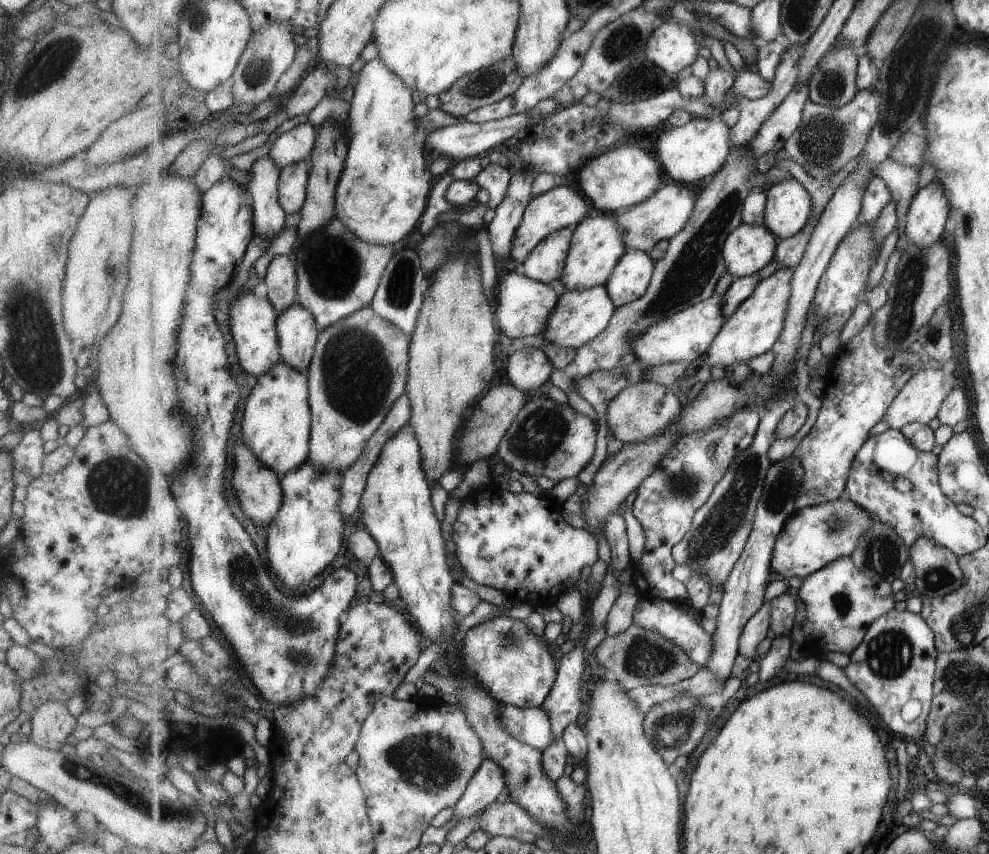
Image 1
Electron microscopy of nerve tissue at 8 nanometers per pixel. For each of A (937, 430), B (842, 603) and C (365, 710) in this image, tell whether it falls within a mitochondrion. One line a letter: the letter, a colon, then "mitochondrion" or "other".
A: other
B: mitochondrion
C: other

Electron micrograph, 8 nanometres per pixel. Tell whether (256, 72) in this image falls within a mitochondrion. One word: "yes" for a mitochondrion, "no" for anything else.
yes

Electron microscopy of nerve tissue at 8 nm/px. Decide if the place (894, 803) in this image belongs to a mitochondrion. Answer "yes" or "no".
no

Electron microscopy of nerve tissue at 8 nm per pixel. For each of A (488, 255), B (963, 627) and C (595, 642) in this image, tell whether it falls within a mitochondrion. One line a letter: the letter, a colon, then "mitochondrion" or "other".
A: other
B: mitochondrion
C: other

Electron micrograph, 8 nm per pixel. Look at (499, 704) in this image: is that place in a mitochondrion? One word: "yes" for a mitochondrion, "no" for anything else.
no

